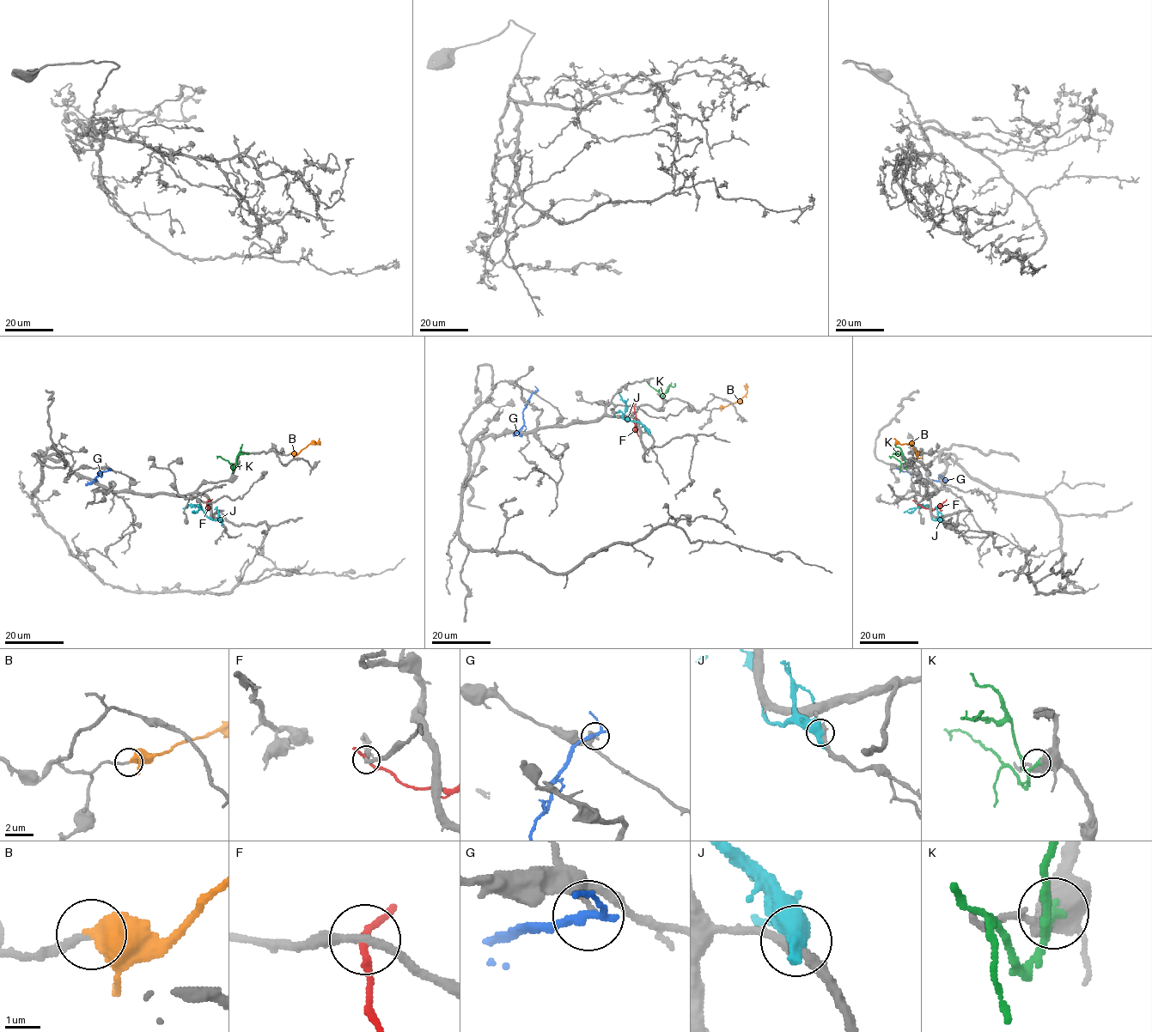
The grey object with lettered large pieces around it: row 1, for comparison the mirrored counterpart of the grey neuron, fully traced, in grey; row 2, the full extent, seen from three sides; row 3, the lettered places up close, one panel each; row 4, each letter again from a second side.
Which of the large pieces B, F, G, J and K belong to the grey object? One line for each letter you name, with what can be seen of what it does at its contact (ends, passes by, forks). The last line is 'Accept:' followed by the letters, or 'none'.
B: It ends there
Accept: B

